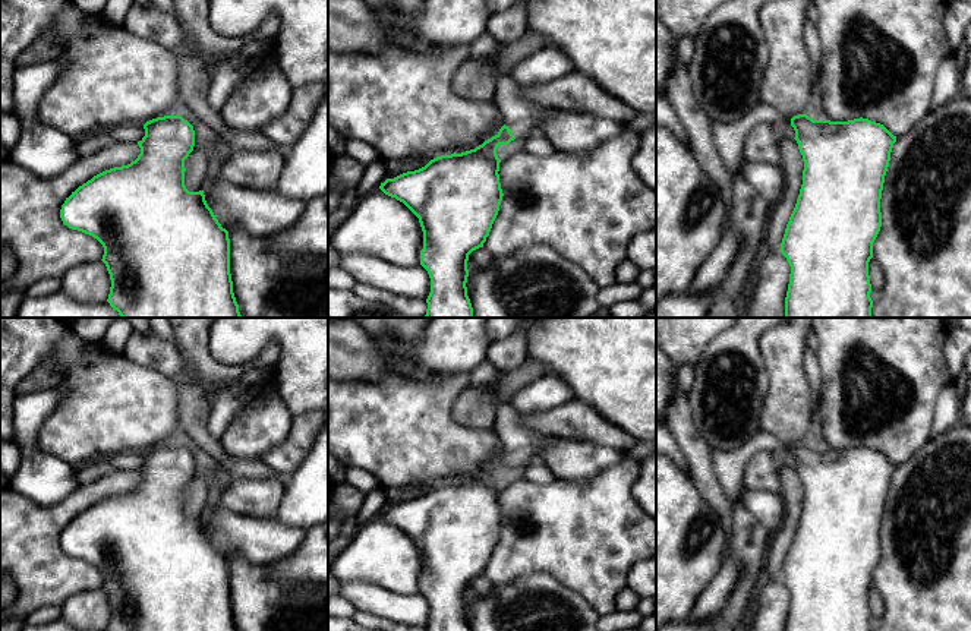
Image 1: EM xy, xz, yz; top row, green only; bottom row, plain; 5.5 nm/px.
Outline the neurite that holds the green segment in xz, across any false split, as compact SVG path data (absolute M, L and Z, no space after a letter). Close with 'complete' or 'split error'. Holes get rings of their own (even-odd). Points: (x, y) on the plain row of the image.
M504 403L498 404L494 430L504 449L495 464L475 477L436 485L425 495L387 507L379 514L385 523L403 530L419 546L423 559L420 593L431 606L426 631L470 631L466 615L469 583L483 575L504 524L498 502L501 488L496 477L516 466L527 466L543 451L548 441L559 441L526 426L523 414Z; split error

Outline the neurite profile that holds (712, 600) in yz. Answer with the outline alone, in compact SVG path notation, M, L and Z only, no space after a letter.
M734 558L723 561L718 574L697 597L690 618L694 621L721 618L729 596L738 583L740 574L741 567Z

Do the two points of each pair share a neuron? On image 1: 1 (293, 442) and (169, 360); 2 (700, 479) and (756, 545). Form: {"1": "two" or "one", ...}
{"1": "two", "2": "two"}

